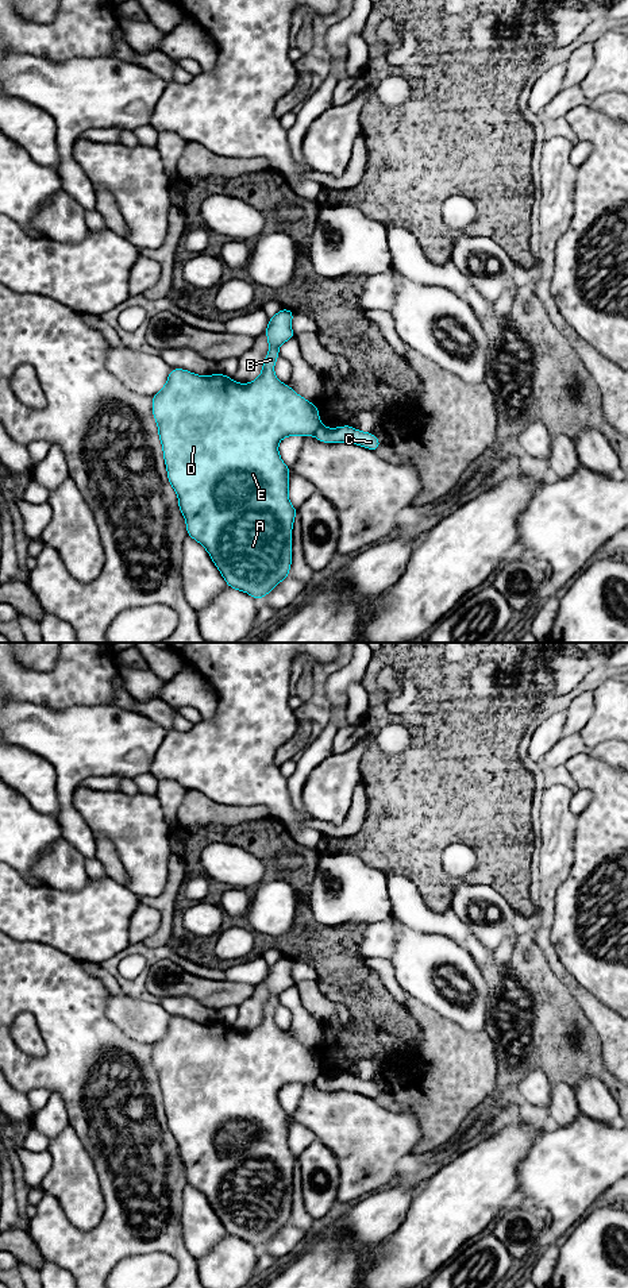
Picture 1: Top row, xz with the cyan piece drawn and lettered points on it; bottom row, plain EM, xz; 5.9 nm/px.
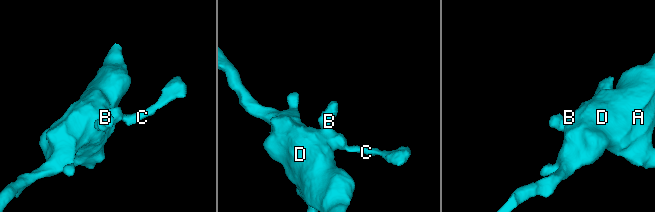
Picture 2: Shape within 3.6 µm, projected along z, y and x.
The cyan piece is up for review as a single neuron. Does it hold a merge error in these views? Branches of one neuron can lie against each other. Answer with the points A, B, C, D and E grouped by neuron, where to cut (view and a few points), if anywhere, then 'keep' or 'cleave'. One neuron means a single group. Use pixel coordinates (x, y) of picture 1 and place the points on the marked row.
A B D E / C; cut in xz along (320, 424), (312, 435); cleave

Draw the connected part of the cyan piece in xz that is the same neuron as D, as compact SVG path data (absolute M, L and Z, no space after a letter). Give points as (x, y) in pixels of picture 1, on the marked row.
M284 308L269 319L269 324L265 331L269 342L269 352L265 356L262 371L255 381L250 383L239 383L220 373L213 375L197 375L184 369L172 369L166 385L153 396L151 405L162 444L167 479L178 497L178 509L184 514L188 536L199 541L207 549L228 587L244 591L258 601L269 594L281 581L289 576L289 570L292 566L292 529L297 509L293 508L289 501L290 471L280 456L278 443L286 436L313 436L321 425L317 406L297 394L286 383L282 383L274 374L274 365L280 356L280 346L296 335L292 331L293 315L294 312Z

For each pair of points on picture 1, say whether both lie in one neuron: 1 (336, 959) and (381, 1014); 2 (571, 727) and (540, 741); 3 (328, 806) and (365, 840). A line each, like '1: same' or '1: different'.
1: same
2: same
3: different

